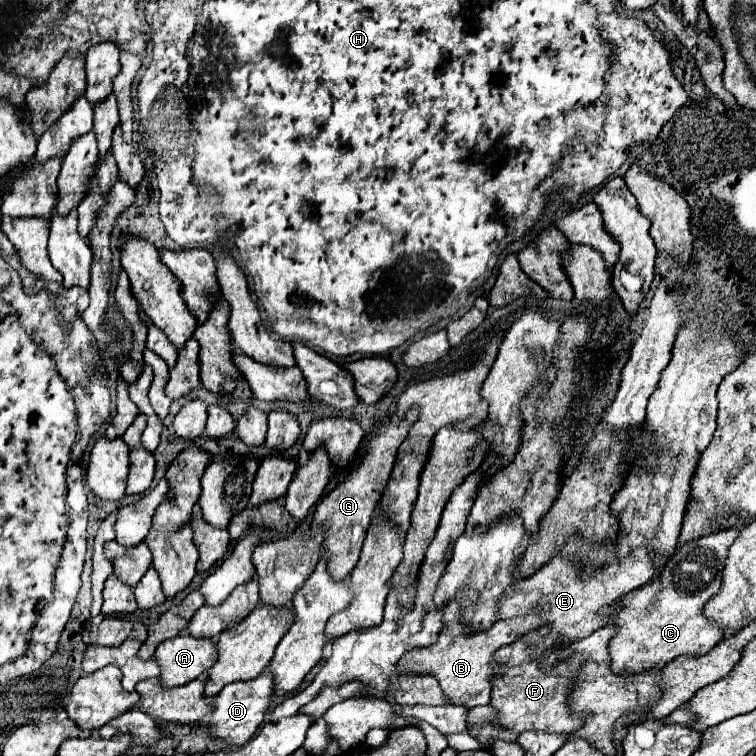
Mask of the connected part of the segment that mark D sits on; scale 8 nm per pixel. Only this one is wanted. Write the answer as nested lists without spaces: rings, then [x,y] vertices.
[[[264,671],[262,675],[258,675],[256,679],[250,681],[238,681],[238,683],[230,683],[226,685],[214,701],[214,713],[212,719],[208,723],[210,733],[214,737],[222,737],[232,745],[242,745],[246,743],[256,729],[260,727],[260,723],[264,721],[264,713],[268,711],[270,703],[272,703],[272,695],[274,695],[274,677],[270,671]]]

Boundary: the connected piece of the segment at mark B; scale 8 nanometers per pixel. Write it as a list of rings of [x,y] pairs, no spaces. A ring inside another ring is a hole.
[[[456,595],[446,607],[444,607],[444,631],[440,633],[436,645],[416,649],[412,653],[406,653],[400,661],[400,671],[402,673],[432,673],[436,675],[442,691],[448,695],[448,699],[454,705],[464,705],[468,709],[476,705],[488,705],[490,703],[490,691],[488,687],[494,677],[502,671],[500,663],[494,659],[494,653],[504,647],[514,643],[522,633],[538,629],[544,625],[544,617],[538,615],[538,611],[528,611],[526,615],[518,615],[512,619],[500,619],[496,621],[490,629],[478,629],[470,631],[464,623],[464,607],[462,607],[462,597]]]

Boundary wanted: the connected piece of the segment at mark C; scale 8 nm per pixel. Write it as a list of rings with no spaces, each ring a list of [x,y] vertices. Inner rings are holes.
[[[730,527],[724,531],[712,533],[708,537],[700,537],[700,541],[696,541],[692,545],[684,545],[684,549],[678,549],[676,555],[672,555],[672,559],[664,565],[662,573],[656,579],[652,579],[644,587],[632,591],[624,599],[624,605],[620,605],[620,609],[614,609],[616,615],[612,617],[612,621],[608,621],[612,625],[616,625],[616,637],[608,645],[610,657],[612,657],[612,671],[640,673],[640,671],[648,671],[654,667],[660,669],[676,655],[708,653],[708,649],[712,649],[714,645],[718,645],[722,641],[724,631],[716,621],[712,621],[704,615],[704,605],[720,591],[724,559],[728,555],[730,545],[738,537],[738,533],[740,533],[740,529]]]

